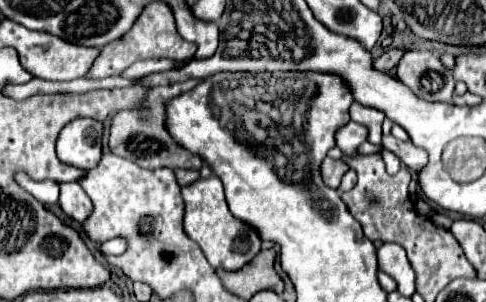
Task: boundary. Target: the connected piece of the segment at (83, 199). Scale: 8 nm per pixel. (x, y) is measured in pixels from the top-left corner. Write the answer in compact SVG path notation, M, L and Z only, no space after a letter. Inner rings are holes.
M63 183L59 189L59 205L63 213L75 221L87 219L87 213L91 213L91 199L85 195L85 191L73 183Z

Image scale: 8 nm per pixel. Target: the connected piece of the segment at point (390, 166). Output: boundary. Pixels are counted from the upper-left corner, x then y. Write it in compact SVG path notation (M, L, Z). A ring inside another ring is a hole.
M381 149L381 157L383 157L383 161L385 161L385 165L387 165L387 171L389 171L391 175L395 175L395 173L401 169L401 161L399 161L399 157L397 157L395 153L391 153L391 151L387 151L387 149Z

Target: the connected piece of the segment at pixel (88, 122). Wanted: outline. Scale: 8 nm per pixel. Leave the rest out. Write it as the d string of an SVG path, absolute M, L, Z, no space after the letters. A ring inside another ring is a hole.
M75 119L65 125L57 139L57 157L77 169L91 169L101 159L103 125L93 119Z

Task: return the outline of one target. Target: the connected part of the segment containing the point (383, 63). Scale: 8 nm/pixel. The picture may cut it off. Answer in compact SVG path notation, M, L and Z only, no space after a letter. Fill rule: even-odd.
M391 47L391 49L387 49L379 59L375 59L373 63L375 63L375 67L377 67L379 71L391 71L405 53L407 53L407 49L403 49L403 47Z

